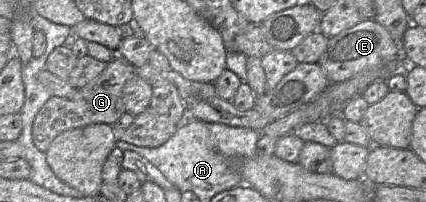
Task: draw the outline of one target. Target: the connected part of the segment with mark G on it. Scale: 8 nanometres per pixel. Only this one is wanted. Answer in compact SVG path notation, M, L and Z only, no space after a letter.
M117 54L100 75L78 89L73 99L52 96L39 110L33 122L32 137L35 146L45 153L52 141L64 131L91 124L113 125L126 112L122 90L134 74L135 67Z

